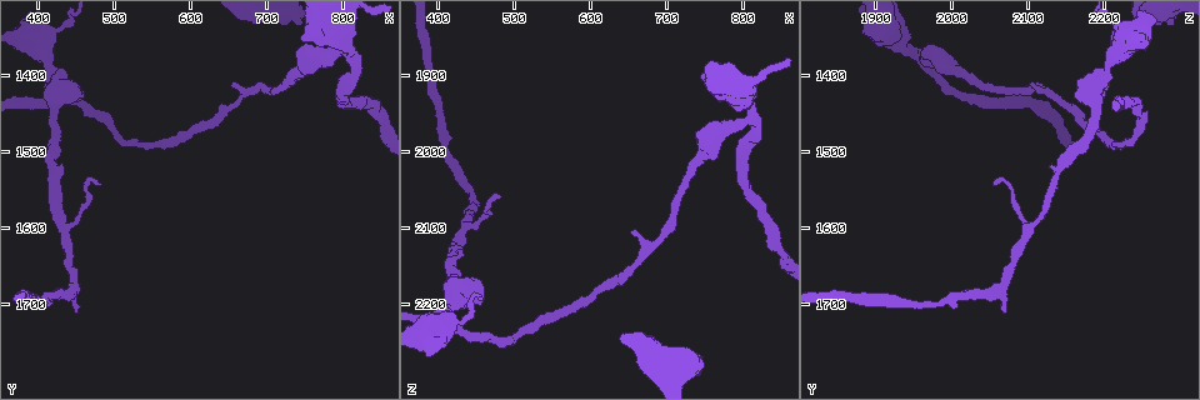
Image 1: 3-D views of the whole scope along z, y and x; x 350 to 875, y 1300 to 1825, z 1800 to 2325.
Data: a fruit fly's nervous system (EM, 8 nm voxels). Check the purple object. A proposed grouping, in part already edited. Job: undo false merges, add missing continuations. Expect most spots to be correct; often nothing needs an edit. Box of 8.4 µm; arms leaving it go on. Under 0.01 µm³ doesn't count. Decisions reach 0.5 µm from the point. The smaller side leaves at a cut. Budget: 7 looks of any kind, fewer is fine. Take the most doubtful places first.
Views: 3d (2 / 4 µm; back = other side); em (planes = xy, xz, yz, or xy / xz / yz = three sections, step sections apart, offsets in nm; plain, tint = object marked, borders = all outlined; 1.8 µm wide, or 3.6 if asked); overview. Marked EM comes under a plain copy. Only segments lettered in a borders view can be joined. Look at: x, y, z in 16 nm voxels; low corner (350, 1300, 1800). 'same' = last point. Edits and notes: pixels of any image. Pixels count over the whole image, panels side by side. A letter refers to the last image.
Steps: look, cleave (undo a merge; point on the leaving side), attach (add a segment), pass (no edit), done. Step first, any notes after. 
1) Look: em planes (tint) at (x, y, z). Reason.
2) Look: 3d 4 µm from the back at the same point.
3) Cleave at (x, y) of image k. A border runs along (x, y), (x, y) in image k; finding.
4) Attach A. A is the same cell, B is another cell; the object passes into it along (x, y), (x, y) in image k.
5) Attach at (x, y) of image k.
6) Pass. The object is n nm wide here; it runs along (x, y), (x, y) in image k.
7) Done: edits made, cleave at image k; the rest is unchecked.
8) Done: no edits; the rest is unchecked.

Look: 3d 2 µm at (810, 1365, 1950). Small branch off a trunk.

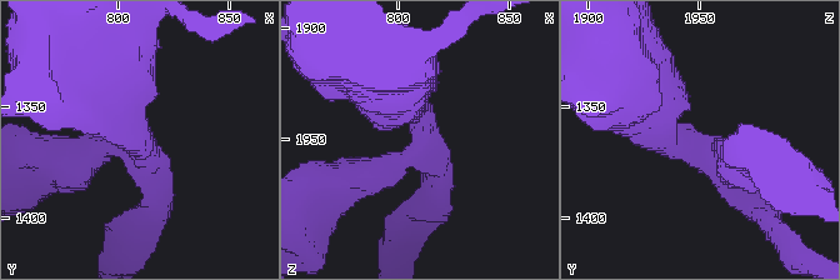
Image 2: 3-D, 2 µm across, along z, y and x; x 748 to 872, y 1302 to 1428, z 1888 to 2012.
Look: em xz step 4 (borders) at (811, 1368, 1948). 3 arms meet here; the arms are 200, 260, 550 nm wide.

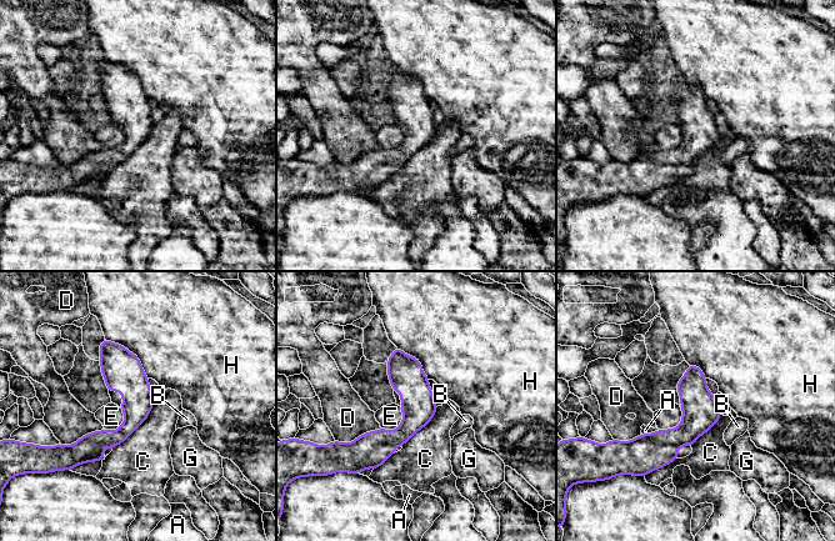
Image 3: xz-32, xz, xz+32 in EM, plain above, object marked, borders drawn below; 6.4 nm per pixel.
Pass. A, B, C, D, E, G and H are other cells; a border runs along (154, 402), (149, 415), (113, 449) in image 3; all the same neuron.

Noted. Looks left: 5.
Look: em xz step 4 (tint) at (445, 1685, 2060). Sharp bend.

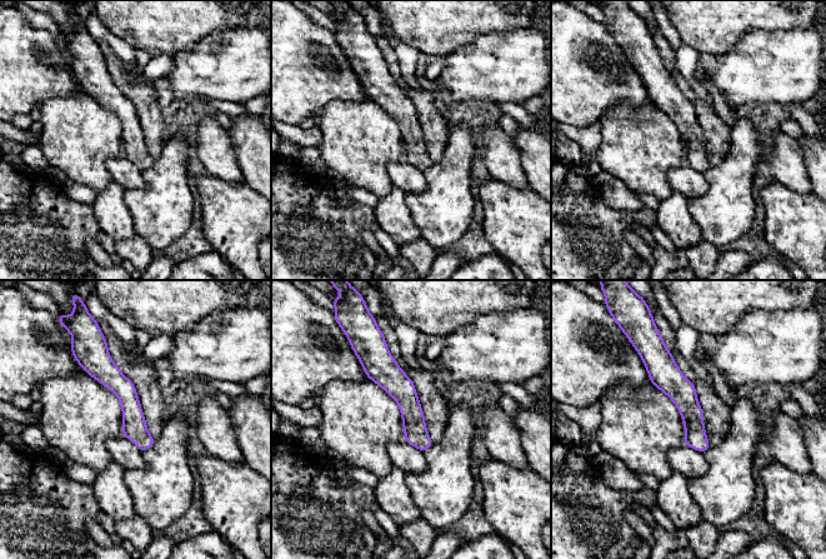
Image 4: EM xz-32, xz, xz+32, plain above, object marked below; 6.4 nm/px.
Look: em planes (borders) at the same point.

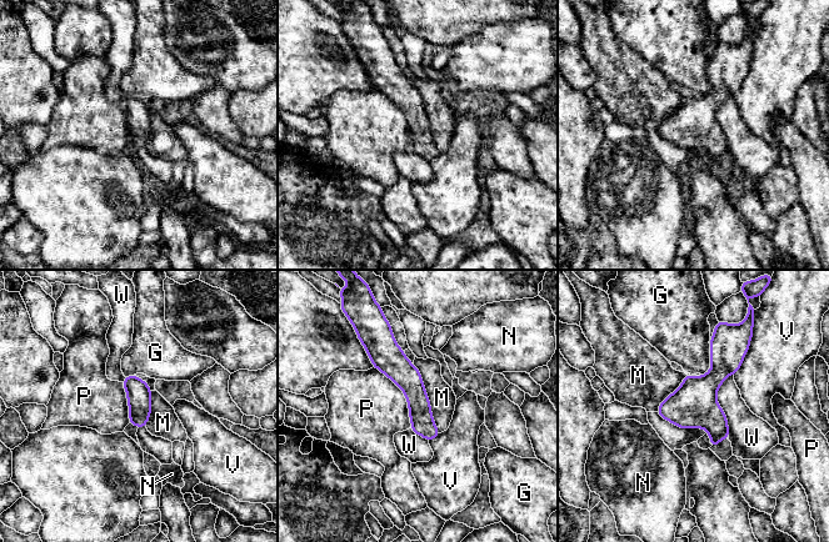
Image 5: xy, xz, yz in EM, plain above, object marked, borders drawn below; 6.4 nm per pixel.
Pass. G, M, N, P, V and W are other cells; it runs along (379, 346), (434, 433) in image 5; one neuron here.

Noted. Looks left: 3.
Look: em planes (borders) at (480, 1545, 2055). An open end.

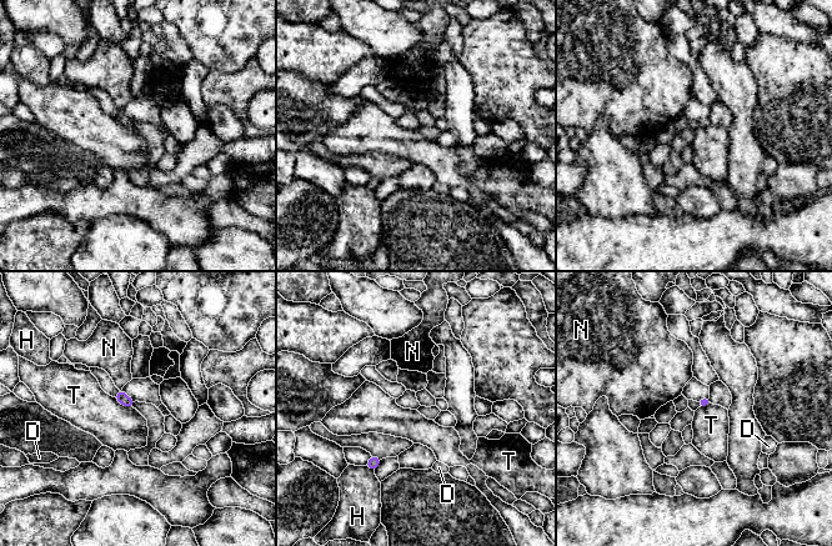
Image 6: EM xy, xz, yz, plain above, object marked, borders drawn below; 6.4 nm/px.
Pass. D, H, N and T are other cells; a border runs along (114, 397), (131, 407) in image 6; none of them fits.

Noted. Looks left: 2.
Done: no edits; the rest is unchecked.

